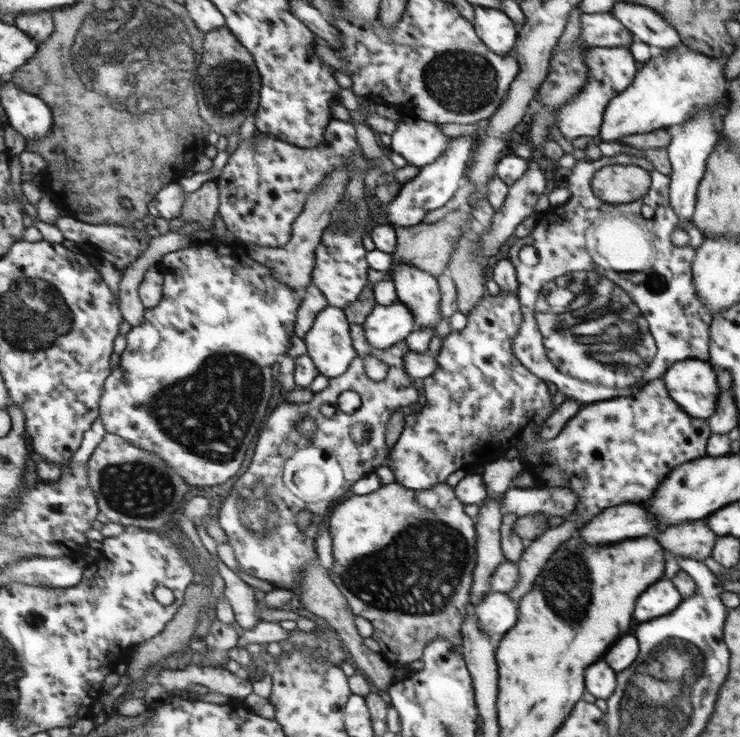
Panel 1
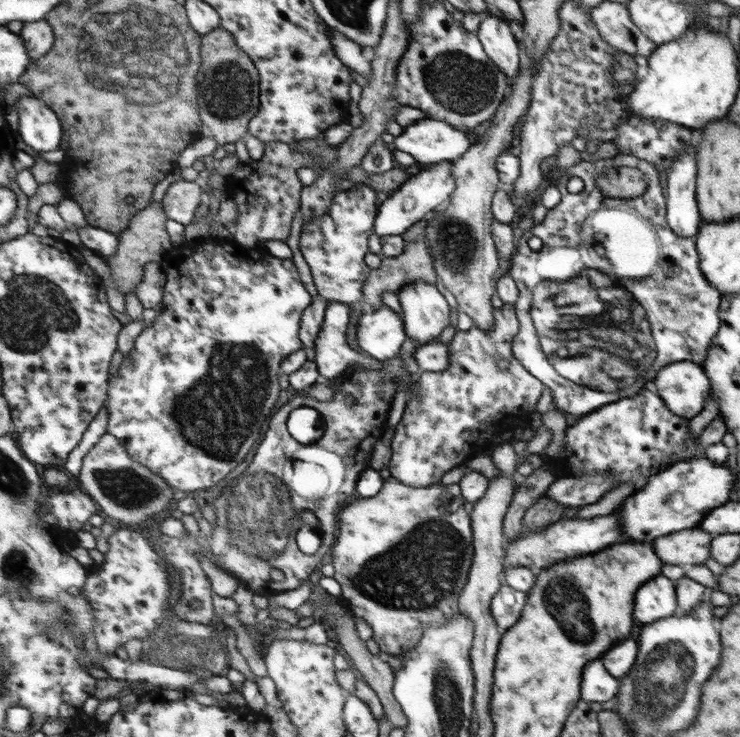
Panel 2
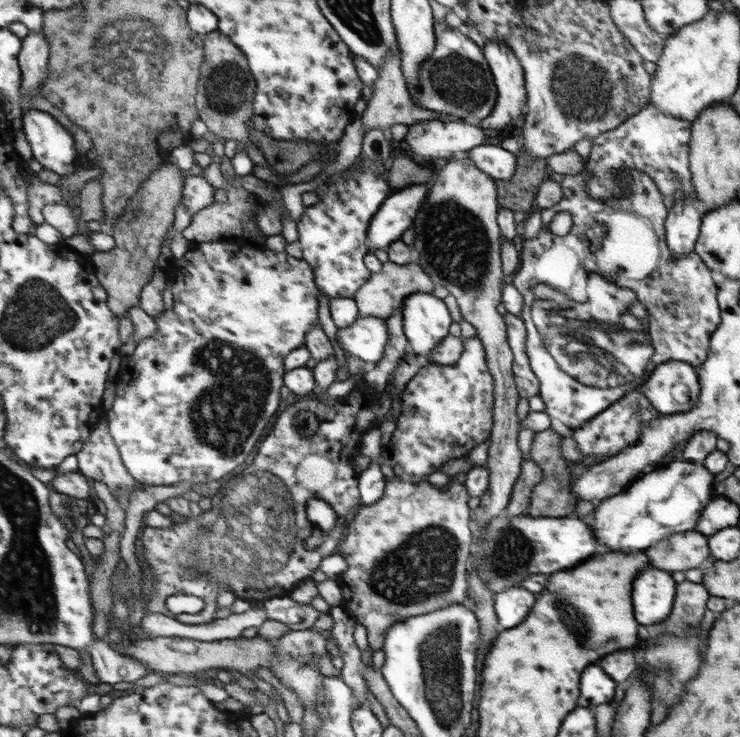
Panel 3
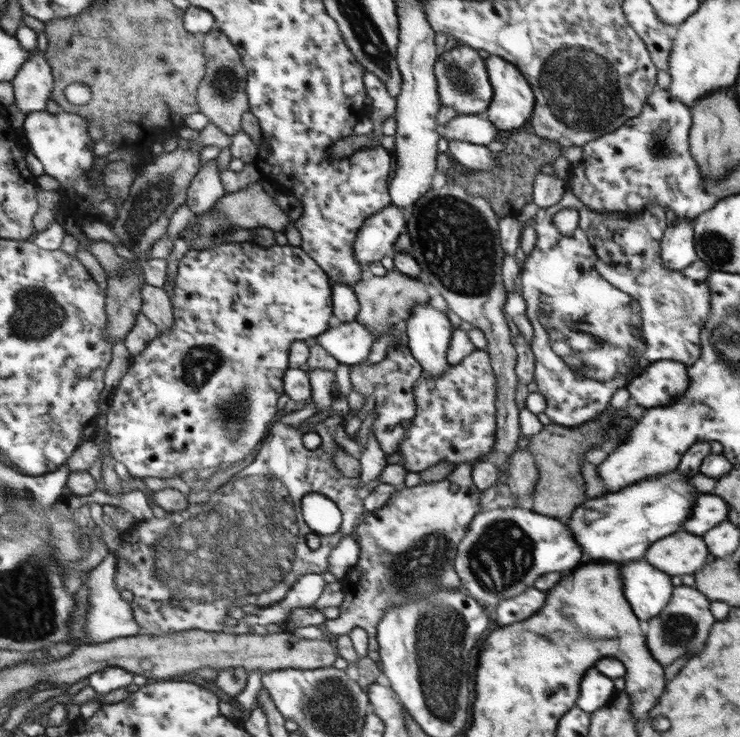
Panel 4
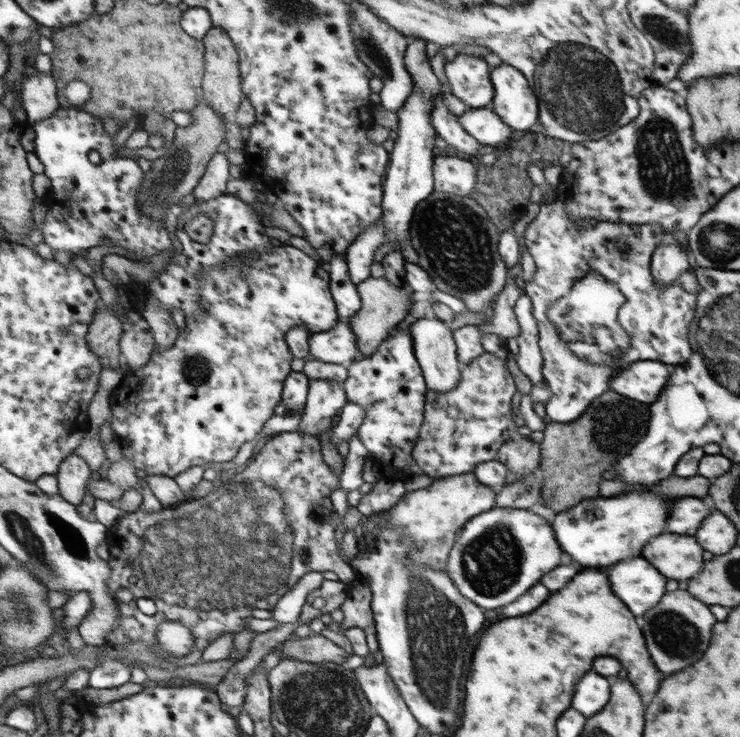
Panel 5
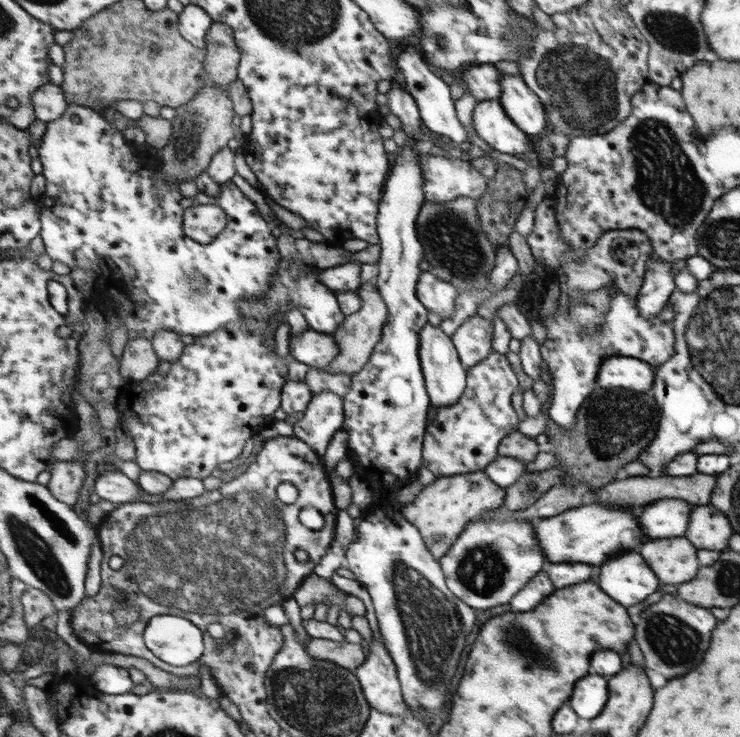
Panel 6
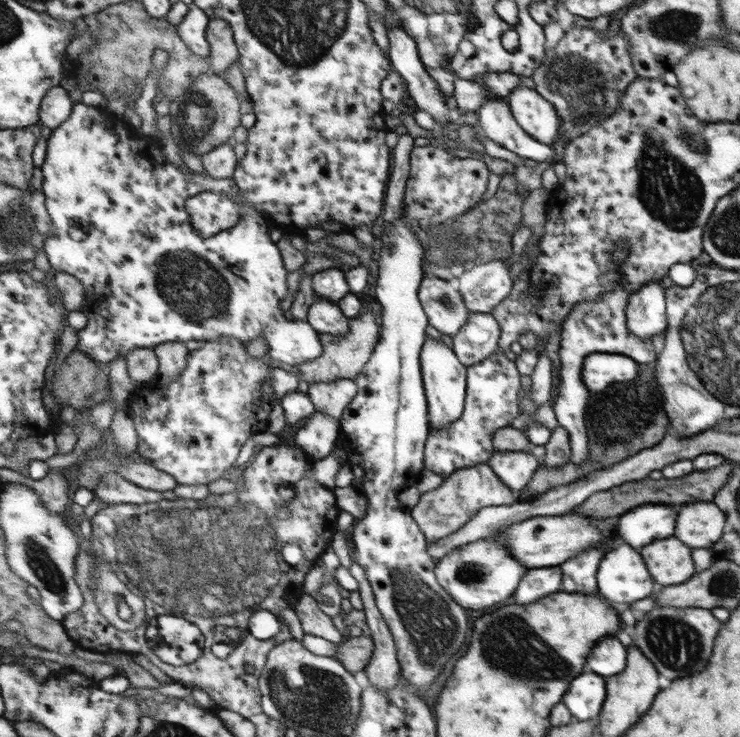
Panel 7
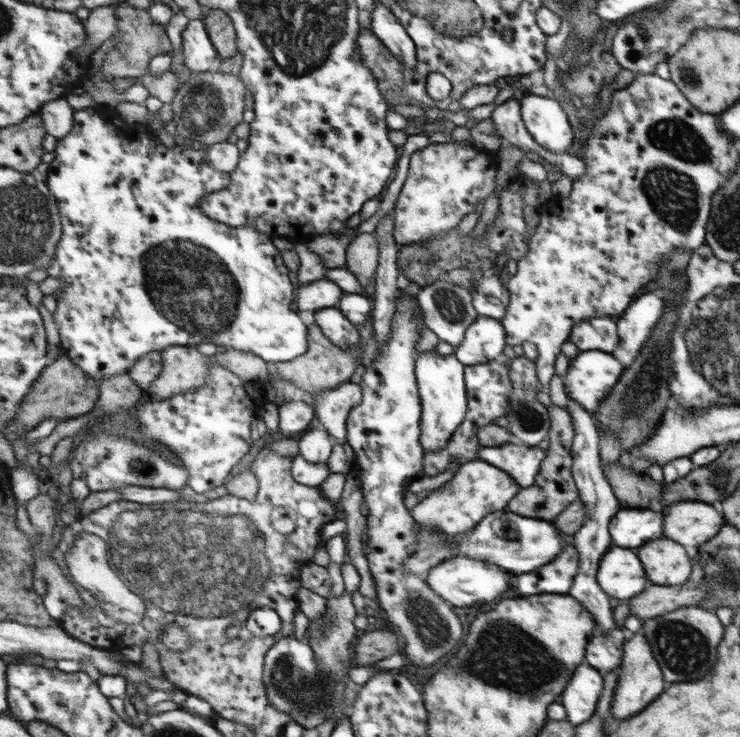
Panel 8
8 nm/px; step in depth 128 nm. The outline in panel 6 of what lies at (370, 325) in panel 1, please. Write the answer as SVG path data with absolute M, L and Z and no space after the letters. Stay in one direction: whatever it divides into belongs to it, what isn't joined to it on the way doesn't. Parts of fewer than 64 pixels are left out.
M314 329L290 338L291 354L310 367L323 368L341 354L340 346L332 333L324 334Z

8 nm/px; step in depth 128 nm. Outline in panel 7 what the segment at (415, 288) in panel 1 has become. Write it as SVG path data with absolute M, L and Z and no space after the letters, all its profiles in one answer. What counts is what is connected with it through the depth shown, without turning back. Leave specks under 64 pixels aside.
M428 336L420 351L420 364L428 404L428 422L432 430L456 422L464 414L464 390L468 390L468 367L458 360L457 354L442 340Z

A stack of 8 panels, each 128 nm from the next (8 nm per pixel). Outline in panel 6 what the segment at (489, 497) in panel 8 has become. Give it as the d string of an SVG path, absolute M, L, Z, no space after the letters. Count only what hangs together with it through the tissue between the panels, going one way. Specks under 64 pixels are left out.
M482 469L464 475L437 477L418 492L414 502L403 505L402 512L406 520L418 528L429 552L440 562L464 532L464 528L486 510L492 511L503 506L505 498L506 489L494 483L489 473Z

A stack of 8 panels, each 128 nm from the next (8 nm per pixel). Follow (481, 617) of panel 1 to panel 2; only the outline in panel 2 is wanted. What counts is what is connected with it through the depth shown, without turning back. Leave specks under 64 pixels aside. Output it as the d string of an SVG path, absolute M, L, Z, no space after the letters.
M502 584L499 592L492 597L490 611L502 635L520 620L526 598L528 593L520 592L505 584Z

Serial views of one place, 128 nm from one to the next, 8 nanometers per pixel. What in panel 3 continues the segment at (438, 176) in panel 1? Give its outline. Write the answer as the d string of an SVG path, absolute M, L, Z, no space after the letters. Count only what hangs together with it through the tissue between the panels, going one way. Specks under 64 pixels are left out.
M430 184L408 185L390 195L381 204L375 218L371 222L369 240L370 252L387 250L396 240L401 240L402 234L410 228L418 209L422 207Z

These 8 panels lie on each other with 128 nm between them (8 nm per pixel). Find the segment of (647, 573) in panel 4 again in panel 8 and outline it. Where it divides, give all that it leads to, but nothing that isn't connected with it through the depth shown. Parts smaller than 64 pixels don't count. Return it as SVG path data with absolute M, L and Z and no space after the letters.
M613 546L602 555L598 584L608 596L626 601L642 594L648 580L636 554L632 549Z

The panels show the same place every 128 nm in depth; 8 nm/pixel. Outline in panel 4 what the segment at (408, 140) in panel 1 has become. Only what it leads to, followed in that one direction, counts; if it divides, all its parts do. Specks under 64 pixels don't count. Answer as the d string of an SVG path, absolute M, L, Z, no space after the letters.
M456 115L450 122L442 126L440 130L442 145L448 139L464 140L474 144L487 146L494 142L498 129L486 115Z

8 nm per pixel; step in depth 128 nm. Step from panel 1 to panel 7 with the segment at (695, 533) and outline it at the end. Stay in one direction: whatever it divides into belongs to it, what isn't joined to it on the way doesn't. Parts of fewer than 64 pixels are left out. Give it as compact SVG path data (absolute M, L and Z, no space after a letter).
M677 537L658 540L658 544L650 544L650 548L642 548L642 556L646 556L646 564L650 564L650 572L654 572L654 580L660 586L683 584L694 574L692 548Z

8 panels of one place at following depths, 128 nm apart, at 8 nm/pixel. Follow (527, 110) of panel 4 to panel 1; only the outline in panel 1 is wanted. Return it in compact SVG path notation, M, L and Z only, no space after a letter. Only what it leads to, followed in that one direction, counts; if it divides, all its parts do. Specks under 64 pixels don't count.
M473 6L478 37L498 55L506 57L515 49L517 32L514 23L500 9Z

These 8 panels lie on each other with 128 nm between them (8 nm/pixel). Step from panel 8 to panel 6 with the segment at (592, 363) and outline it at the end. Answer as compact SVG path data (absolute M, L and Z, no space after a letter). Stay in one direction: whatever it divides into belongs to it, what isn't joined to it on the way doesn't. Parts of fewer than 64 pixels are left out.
M625 356L608 357L602 361L596 382L602 388L622 388L638 394L650 392L657 380L656 367L644 360Z

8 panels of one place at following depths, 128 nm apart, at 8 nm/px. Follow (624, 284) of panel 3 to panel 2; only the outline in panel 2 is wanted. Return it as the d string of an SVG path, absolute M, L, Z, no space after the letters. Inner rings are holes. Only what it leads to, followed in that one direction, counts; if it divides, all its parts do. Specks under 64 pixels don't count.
M618 154L610 159L580 161L579 164L564 171L562 178L555 186L561 192L561 201L554 208L547 210L544 220L524 231L516 244L516 252L510 258L509 274L515 280L520 292L516 304L513 305L519 320L519 331L514 336L512 352L522 367L548 386L548 390L552 394L554 408L558 408L560 412L565 415L570 414L576 419L584 414L590 414L606 404L612 404L620 398L626 398L628 392L624 392L622 389L631 384L632 394L636 394L642 388L649 386L650 380L656 377L658 371L670 363L688 360L702 365L706 360L708 348L712 344L712 338L716 336L716 332L720 328L720 292L708 282L698 265L699 258L695 247L695 238L678 236L670 228L669 222L666 222L663 186L660 186L660 178L658 178L656 168L646 160L630 154ZM619 167L636 168L644 174L648 187L642 195L629 199L612 198L600 191L600 187L596 183L599 175L602 175L606 170ZM572 177L578 177L584 181L584 188L581 192L574 194L566 189L566 184ZM532 236L538 236L542 240L542 247L537 251L532 250L528 245L528 239ZM610 248L624 248L620 254L626 254L626 256L620 256L620 254L614 256L614 258L622 258L622 262L626 262L626 264L618 264L620 270L616 270L616 272L602 270L598 266L602 258L612 258L612 256L608 256ZM630 250L634 250L634 256ZM644 254L648 254L648 256L644 256ZM628 264L634 264L634 270ZM584 268L596 268L596 270ZM580 270L583 270L583 276L577 277L577 284L568 282ZM597 270L608 272L610 278L614 278L620 285L616 285L608 276ZM587 272L591 272L591 282L589 282ZM625 288L628 288L632 294ZM605 308L607 310L603 312ZM592 325L604 326L597 329L600 333L615 340L616 344L620 344L620 346L593 338L589 335L588 330L568 330L586 329ZM615 325L620 328L605 328ZM598 347L614 354L600 350ZM639 376L646 376L648 382L636 380ZM584 386L598 390L590 390ZM600 390L604 392L600 392ZM617 390L618 392L615 392Z

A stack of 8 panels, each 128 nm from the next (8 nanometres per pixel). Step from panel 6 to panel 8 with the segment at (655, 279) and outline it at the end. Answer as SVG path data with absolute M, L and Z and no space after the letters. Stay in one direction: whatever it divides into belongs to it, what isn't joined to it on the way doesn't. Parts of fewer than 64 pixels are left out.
M649 291L632 300L617 324L619 347L626 354L639 354L650 333L660 323L664 304L658 294Z

